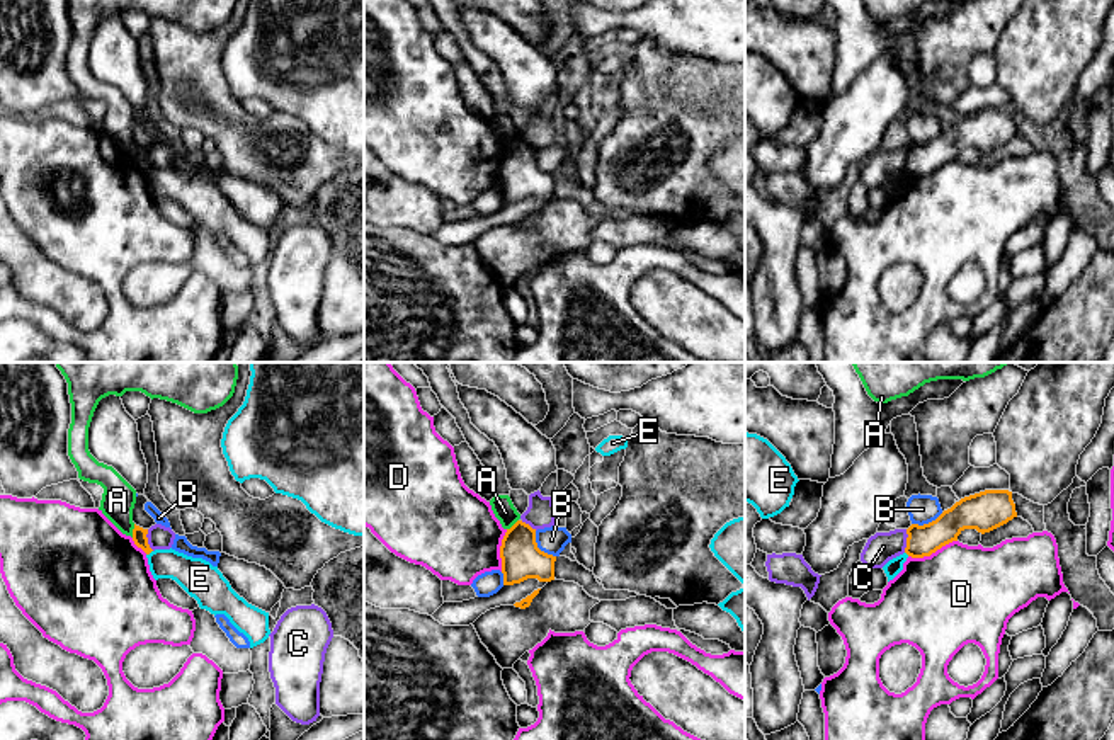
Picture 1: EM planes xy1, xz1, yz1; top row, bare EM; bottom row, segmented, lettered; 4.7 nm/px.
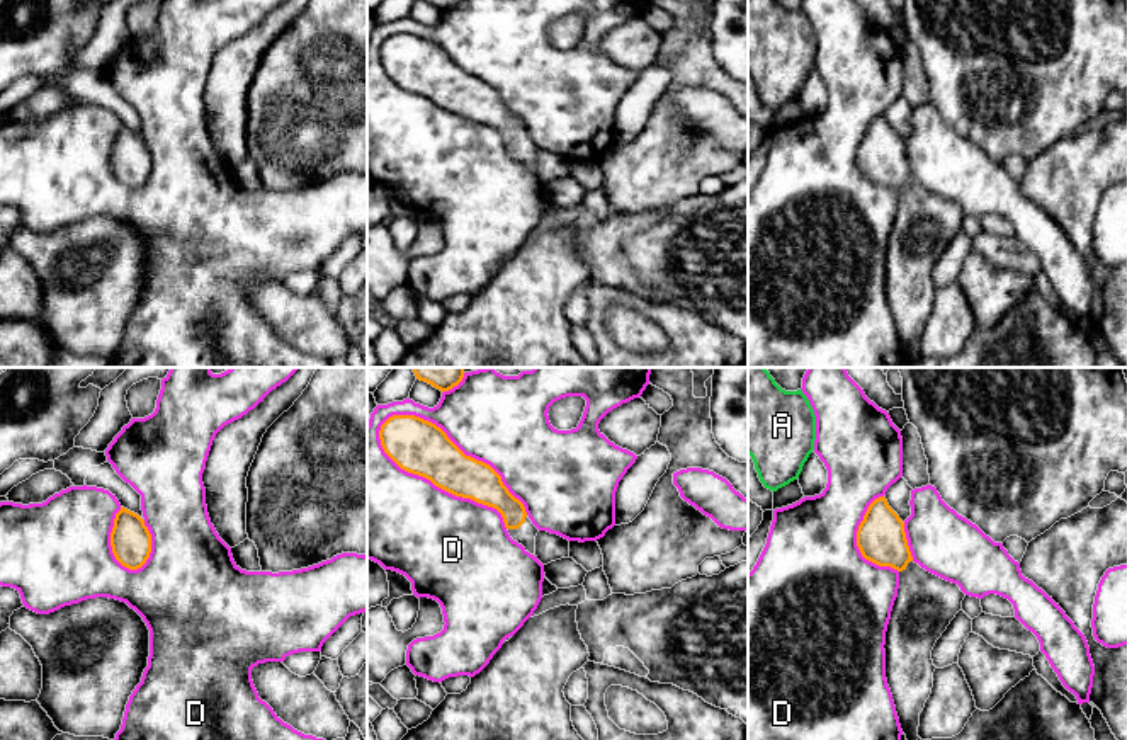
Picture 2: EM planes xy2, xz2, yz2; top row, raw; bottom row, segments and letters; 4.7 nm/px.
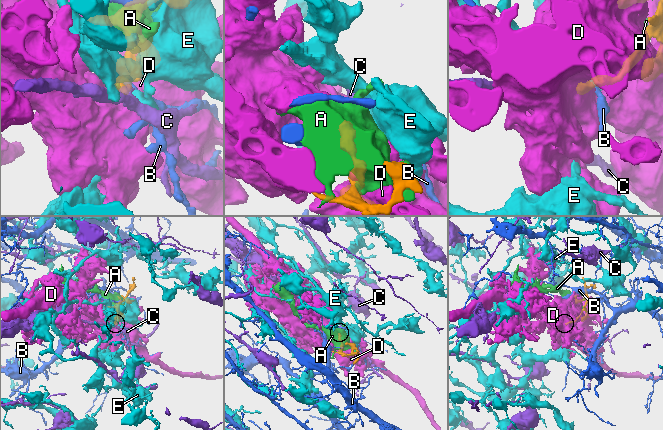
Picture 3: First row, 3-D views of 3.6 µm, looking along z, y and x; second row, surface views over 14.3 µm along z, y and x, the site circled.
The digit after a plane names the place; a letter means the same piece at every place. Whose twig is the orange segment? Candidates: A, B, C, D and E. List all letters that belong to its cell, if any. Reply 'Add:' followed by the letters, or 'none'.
Add: none

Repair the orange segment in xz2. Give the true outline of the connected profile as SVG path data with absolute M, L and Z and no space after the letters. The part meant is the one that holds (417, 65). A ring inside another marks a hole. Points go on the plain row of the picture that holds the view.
M393 34L379 49L384 71L405 90L430 99L462 117L496 128L513 160L535 175L539 148L524 122L486 82L466 75L435 43L415 34Z

